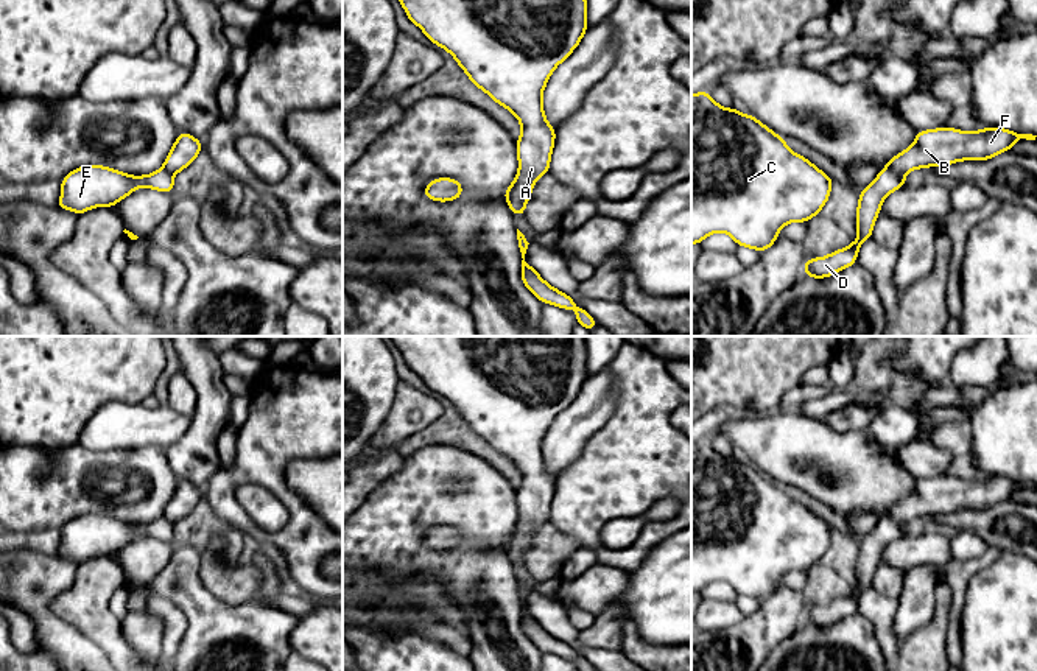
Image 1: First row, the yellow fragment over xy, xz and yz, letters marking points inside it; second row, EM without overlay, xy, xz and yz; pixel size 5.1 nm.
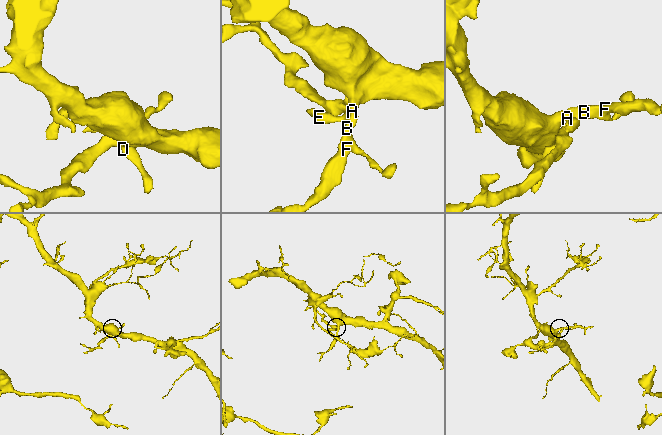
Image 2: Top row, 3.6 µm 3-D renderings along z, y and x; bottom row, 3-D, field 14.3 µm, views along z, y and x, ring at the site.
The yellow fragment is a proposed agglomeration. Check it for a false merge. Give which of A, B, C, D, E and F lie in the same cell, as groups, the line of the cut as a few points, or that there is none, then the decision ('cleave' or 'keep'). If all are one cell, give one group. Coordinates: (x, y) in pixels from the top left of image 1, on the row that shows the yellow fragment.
A B C F / D E | yz (886, 167), (903, 176) | cleave

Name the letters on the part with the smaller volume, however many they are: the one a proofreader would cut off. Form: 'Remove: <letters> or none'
Remove: D, E

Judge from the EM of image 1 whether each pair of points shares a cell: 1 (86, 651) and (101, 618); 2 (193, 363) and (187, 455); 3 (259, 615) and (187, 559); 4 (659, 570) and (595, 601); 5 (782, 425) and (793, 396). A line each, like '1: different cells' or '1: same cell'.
1: different cells
2: same cell
3: same cell
4: different cells
5: different cells

